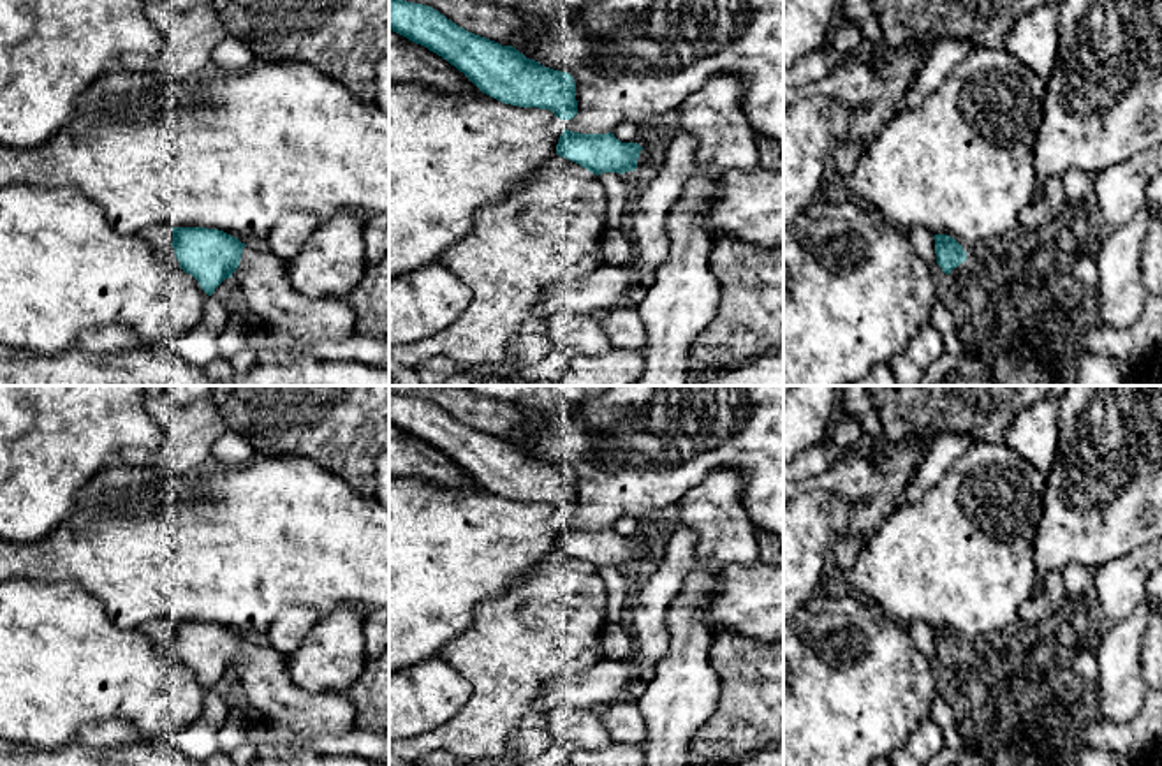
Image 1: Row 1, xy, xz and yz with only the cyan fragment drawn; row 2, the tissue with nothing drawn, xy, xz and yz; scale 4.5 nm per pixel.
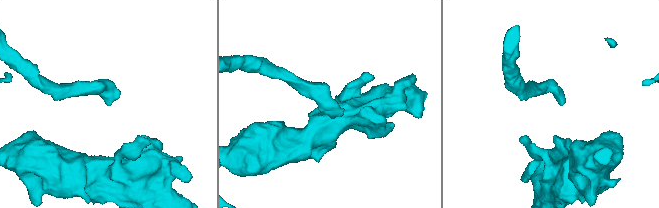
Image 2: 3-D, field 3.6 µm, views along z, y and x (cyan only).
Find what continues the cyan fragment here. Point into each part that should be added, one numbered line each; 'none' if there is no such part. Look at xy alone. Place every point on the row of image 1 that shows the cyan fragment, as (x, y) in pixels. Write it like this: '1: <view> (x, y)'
1: xy (300, 321)

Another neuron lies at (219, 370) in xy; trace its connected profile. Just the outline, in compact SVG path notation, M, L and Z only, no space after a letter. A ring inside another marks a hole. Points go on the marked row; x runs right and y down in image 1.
M215 357L211 363L206 365L204 370L206 370L210 380L213 380L213 382L229 382L236 375L229 359L224 359L224 357Z

